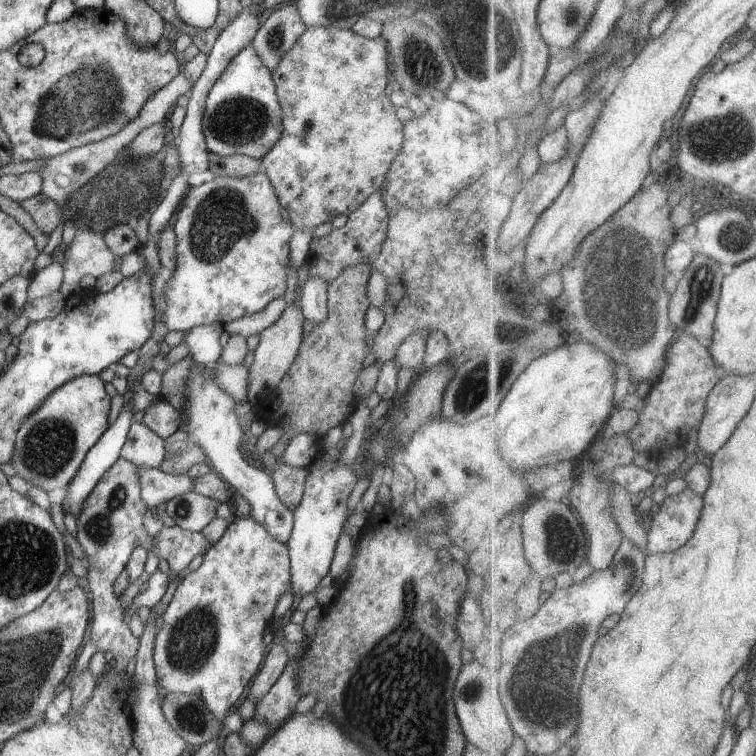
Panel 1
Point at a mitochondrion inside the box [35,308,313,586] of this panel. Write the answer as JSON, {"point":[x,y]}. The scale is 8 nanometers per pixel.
{"point":[98,528]}

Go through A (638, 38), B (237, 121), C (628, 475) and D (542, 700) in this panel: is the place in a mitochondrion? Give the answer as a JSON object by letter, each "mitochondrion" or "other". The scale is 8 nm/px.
{"A":"other","B":"mitochondrion","C":"other","D":"mitochondrion"}

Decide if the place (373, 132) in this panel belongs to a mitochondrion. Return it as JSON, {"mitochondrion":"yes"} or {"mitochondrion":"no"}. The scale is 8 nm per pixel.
{"mitochondrion":"no"}

